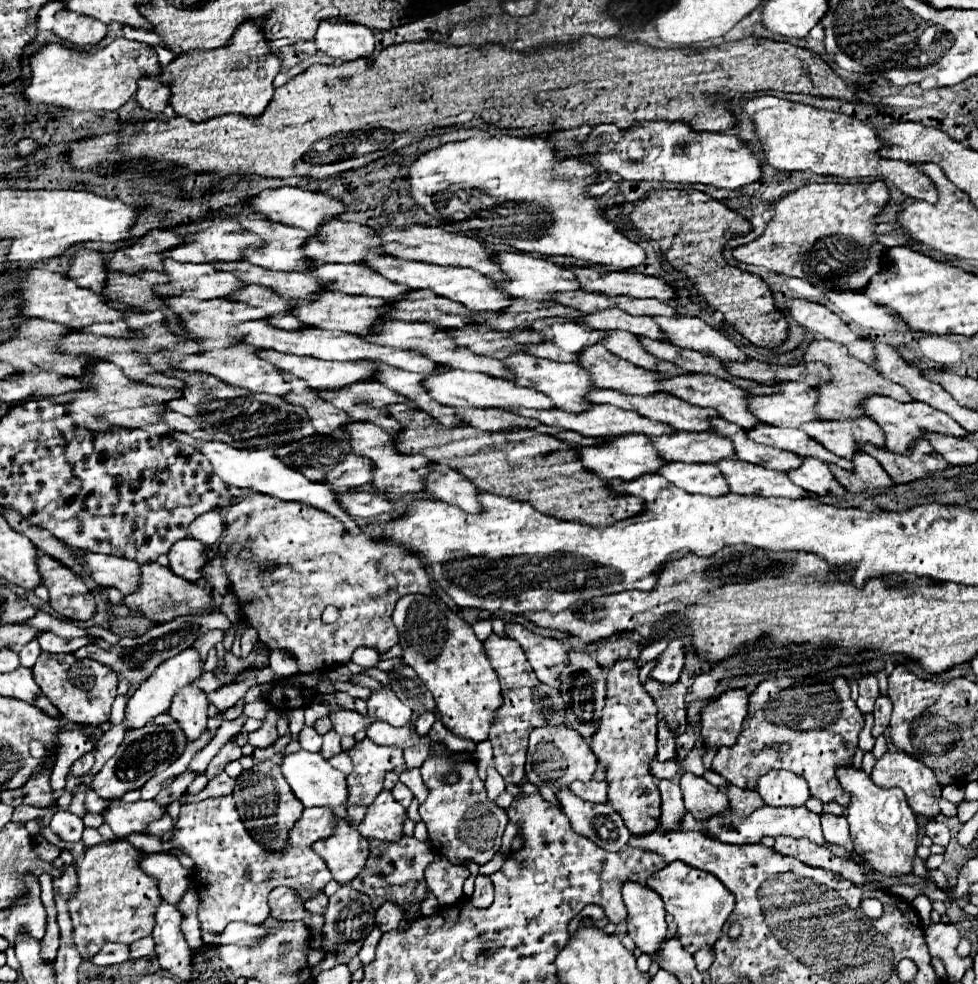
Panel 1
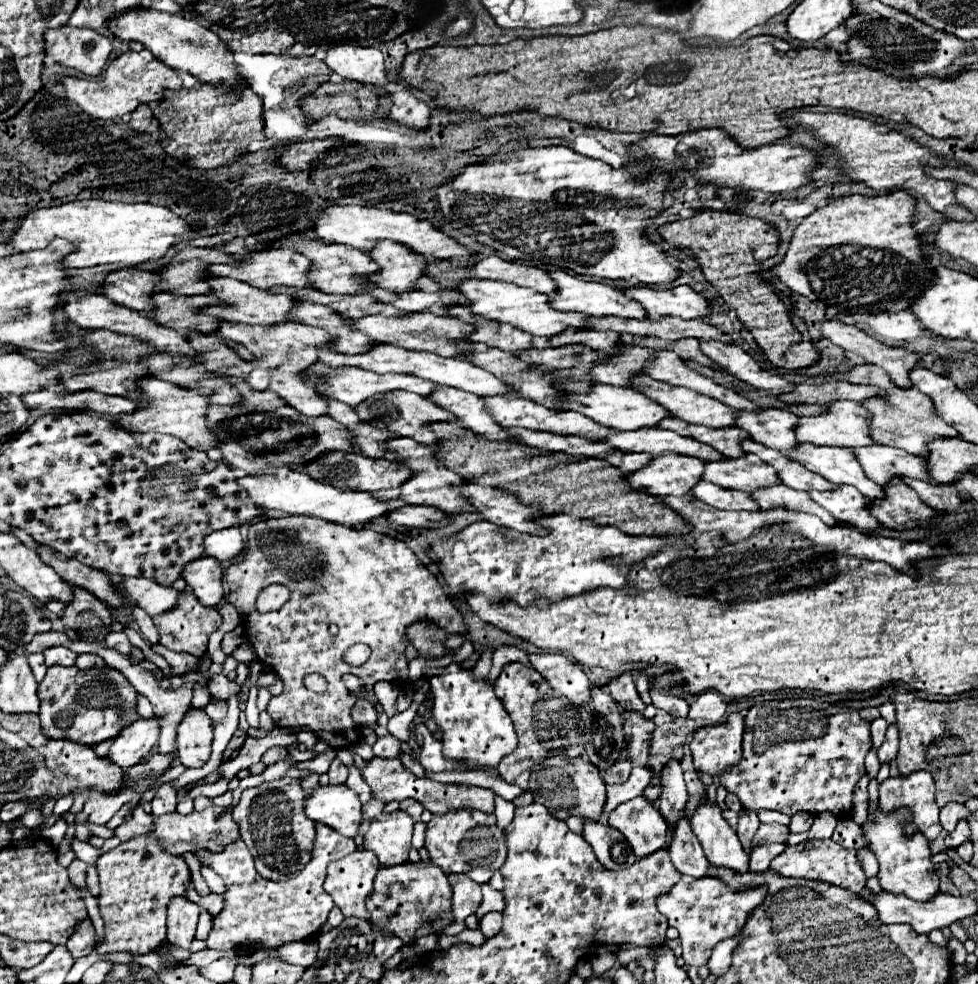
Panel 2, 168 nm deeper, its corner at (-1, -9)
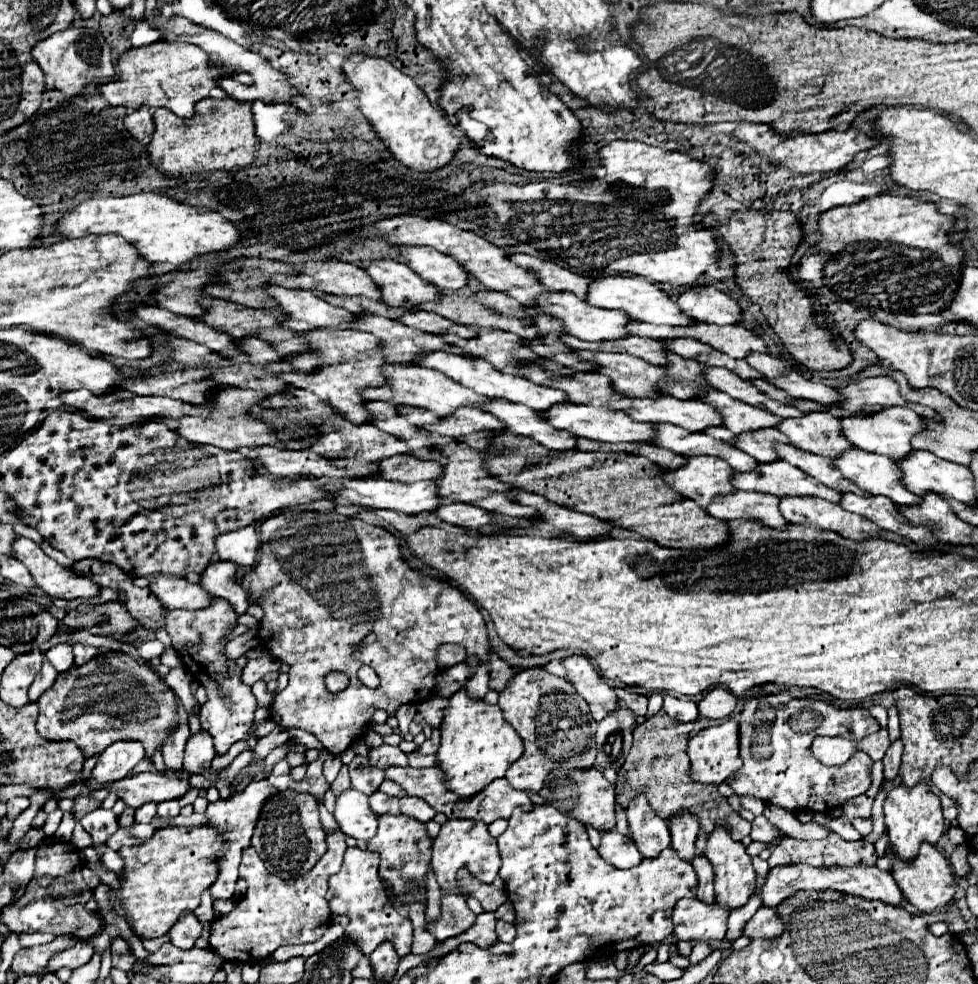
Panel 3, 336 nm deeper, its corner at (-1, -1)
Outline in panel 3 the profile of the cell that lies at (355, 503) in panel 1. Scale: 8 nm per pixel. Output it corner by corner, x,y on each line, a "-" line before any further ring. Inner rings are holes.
464,503
442,505
432,515
436,515
444,523
466,527
466,529
480,529
480,527
492,523
484,509
478,509
478,507
472,507
472,505
464,505

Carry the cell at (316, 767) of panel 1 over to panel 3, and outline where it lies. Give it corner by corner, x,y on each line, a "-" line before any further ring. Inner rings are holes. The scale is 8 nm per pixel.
346,789
336,797
332,815
340,829
354,839
368,841
376,835
378,815
370,809
368,797
356,789

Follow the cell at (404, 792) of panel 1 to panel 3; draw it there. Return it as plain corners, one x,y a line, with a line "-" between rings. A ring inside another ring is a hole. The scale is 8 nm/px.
410,795
400,799
400,811
412,819
418,819
420,823
430,821
436,815
436,811
426,801
422,801
418,797
410,797

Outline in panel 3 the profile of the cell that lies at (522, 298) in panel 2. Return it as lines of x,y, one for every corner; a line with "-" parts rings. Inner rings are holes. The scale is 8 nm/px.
550,291
550,295
546,295
546,313
560,319
568,335
584,341
620,339
628,335
624,325
630,317
624,311
592,307
576,295
564,291

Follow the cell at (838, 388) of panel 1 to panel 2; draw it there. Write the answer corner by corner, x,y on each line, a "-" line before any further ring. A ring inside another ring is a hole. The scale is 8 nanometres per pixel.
860,365
854,367
846,381
850,383
862,383
862,385
878,385
884,391
888,391
886,399
870,399
870,403
862,403
868,411
874,411
874,419
870,419
870,431
874,435
876,443
882,445
890,445
890,447
898,447
904,449
912,455
918,457
926,457
930,455
928,443
932,443
934,439
944,439
944,437
960,437
960,433
950,427
946,421
942,421
936,415
934,403
928,395
916,391
916,389
900,389
894,383
890,383
890,375
886,371
882,371
876,365

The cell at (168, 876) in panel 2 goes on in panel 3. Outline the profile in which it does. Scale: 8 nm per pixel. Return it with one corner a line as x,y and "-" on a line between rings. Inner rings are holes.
164,827
156,829
156,833
142,841
140,845
122,847
118,855
124,859
124,871
118,877
120,893
122,893
122,907
128,915
128,923
136,937
140,939
154,939
162,937
170,931
170,927
178,921
184,911
194,911
200,905
200,895
206,887
216,881
216,859
220,857
222,837
212,827

